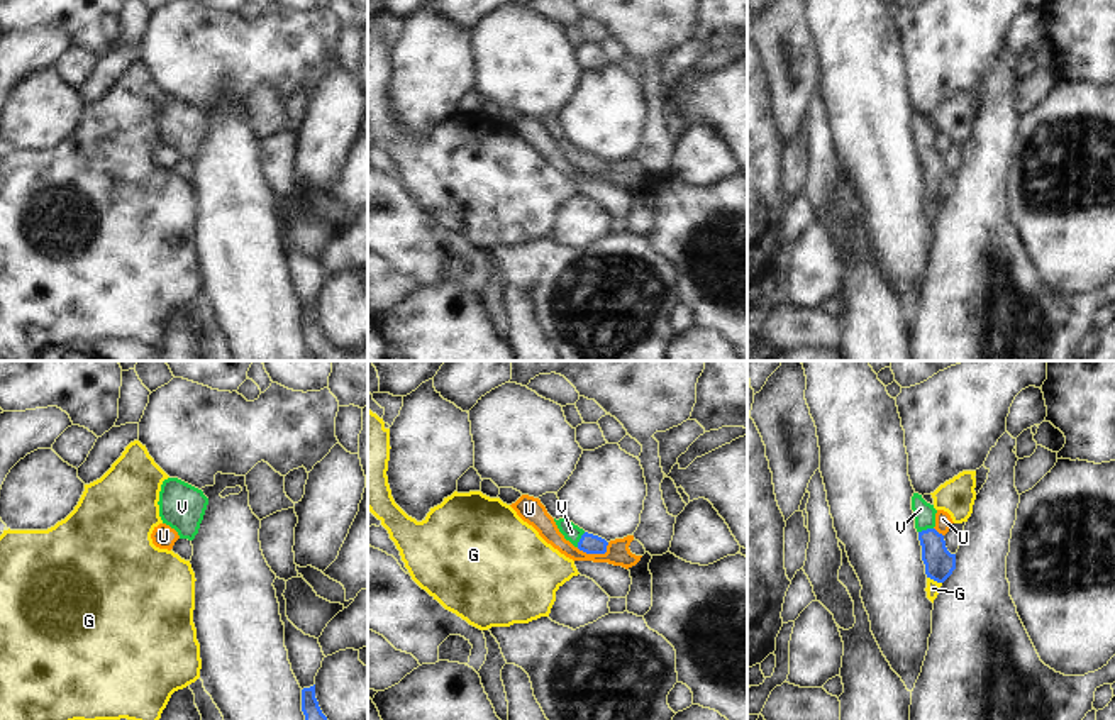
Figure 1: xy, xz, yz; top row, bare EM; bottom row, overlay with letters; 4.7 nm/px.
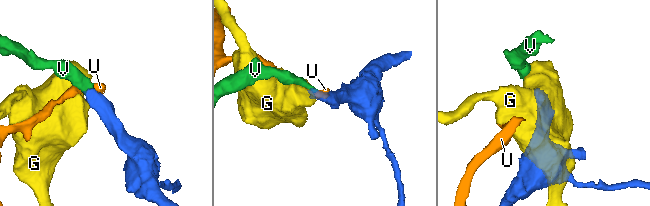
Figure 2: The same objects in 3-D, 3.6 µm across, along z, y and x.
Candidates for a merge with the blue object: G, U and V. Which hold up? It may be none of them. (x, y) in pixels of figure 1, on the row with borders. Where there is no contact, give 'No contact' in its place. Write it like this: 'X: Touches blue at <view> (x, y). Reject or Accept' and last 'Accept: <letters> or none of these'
G: Touches blue at yz (934, 580). Reject
U: Touches blue at xz (595, 553). Reject
V: Touches blue at xz (580, 539). Accept
Accept: V.

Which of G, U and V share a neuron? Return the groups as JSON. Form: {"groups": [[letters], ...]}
{"groups": [["G"], ["U"], ["V"]]}

